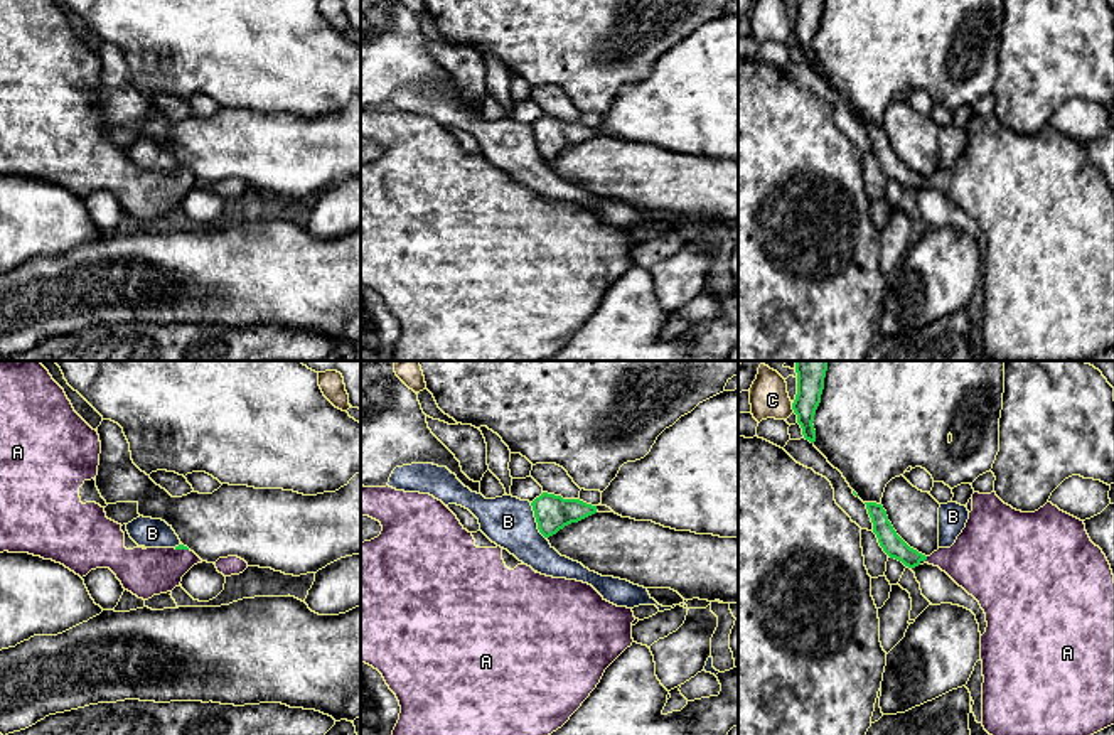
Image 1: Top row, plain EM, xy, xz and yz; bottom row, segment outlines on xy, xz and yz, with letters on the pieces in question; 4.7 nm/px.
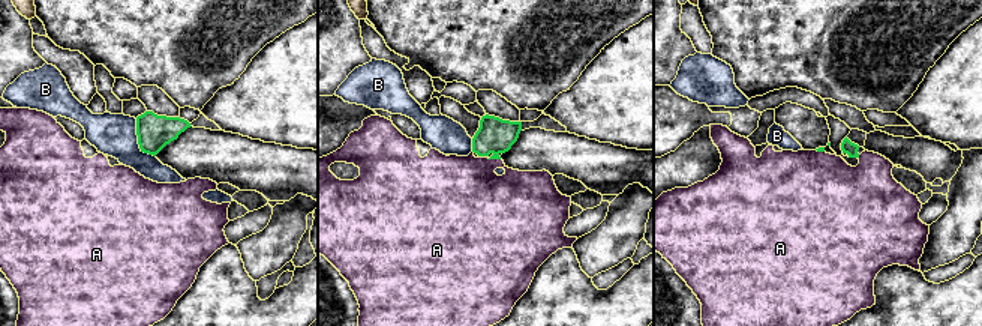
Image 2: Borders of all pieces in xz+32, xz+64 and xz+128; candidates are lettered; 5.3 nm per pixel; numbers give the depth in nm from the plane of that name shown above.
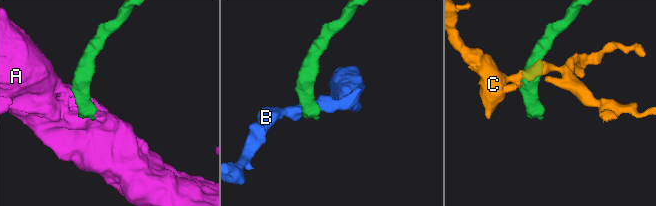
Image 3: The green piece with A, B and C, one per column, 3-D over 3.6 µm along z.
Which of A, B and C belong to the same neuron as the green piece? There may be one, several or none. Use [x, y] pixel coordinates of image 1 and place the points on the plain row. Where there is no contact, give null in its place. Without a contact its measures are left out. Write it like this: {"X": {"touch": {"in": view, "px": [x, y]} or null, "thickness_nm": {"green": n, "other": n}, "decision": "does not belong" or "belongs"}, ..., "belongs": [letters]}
{"A": {"touch": {"in": "yz", "px": [926, 181]}, "thickness_nm": {"green": 100, "other": 280}, "decision": "belongs"}, "B": {"touch": {"in": "xz", "px": [536, 144]}, "thickness_nm": {"green": 170, "other": 240}, "decision": "does not belong"}, "C": {"touch": {"in": "yz", "px": [792, 31]}, "thickness_nm": {"green": 120, "other": 190}, "decision": "does not belong"}, "belongs": ["A"]}

